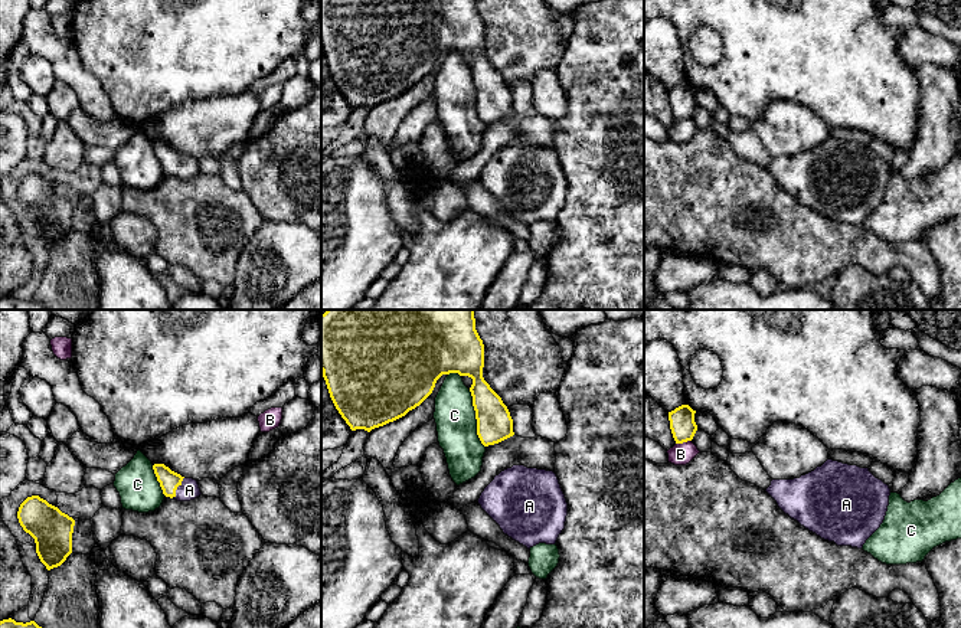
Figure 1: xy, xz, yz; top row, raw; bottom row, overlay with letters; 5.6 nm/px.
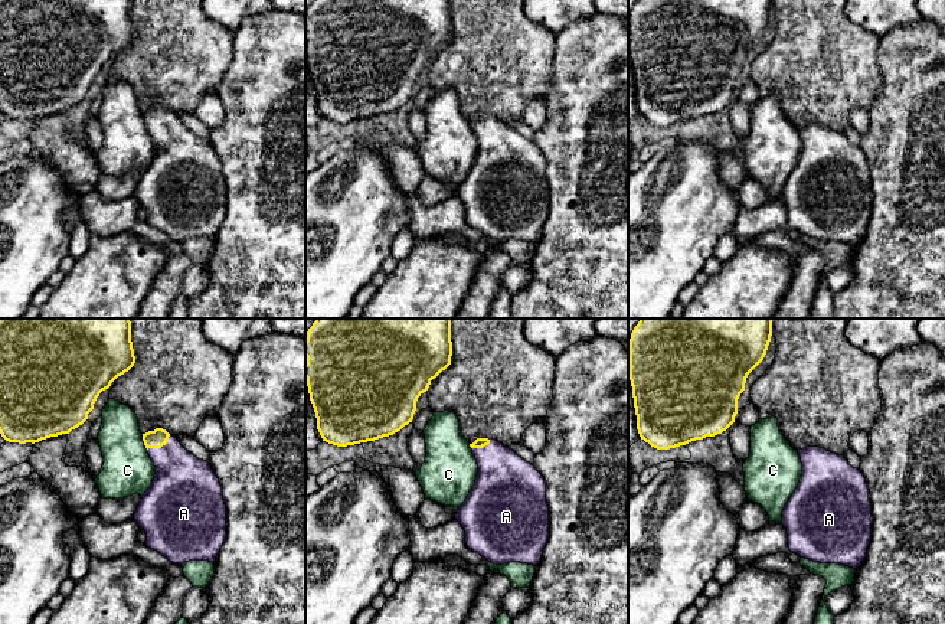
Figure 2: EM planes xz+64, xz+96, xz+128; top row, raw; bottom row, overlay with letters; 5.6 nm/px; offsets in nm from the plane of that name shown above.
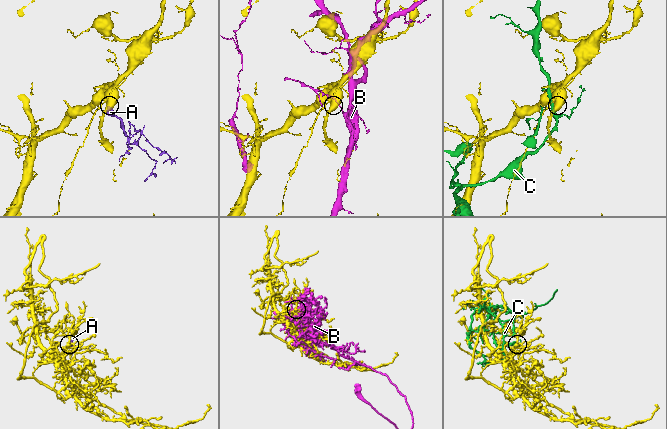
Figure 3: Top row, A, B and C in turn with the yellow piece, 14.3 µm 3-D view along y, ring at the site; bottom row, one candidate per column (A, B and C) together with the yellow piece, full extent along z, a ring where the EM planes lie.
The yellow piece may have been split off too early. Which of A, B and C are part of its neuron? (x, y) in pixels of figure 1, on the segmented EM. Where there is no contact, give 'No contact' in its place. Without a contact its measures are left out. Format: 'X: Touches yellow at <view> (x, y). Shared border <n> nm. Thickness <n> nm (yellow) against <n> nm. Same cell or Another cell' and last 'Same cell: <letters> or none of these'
A: Touches yellow at xy (177, 486). Shared border 140 nm. Thickness 120 nm (yellow) against 110 nm. Same cell
B: Touches yellow at yz (683, 441). Shared border 90 nm. Thickness 140 nm (yellow) against 120 nm. Another cell
C: Touches yellow at xz (476, 418). Shared border 340 nm. Thickness 200 nm (yellow) against 220 nm. Another cell
Same cell: A

